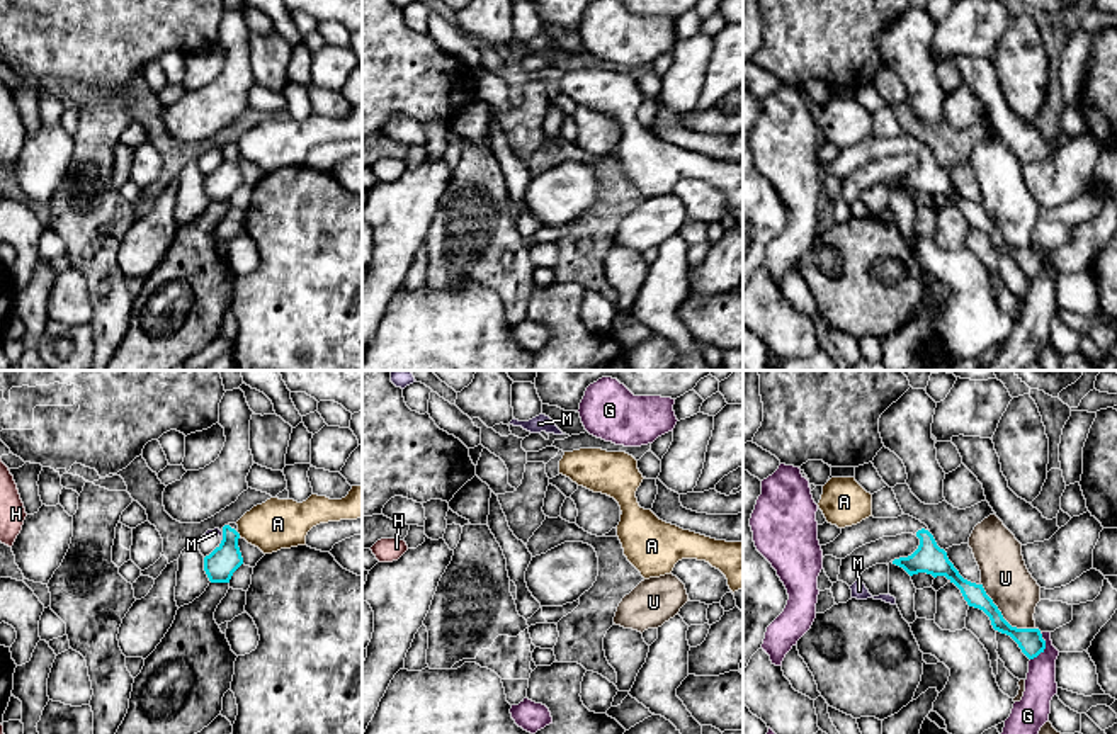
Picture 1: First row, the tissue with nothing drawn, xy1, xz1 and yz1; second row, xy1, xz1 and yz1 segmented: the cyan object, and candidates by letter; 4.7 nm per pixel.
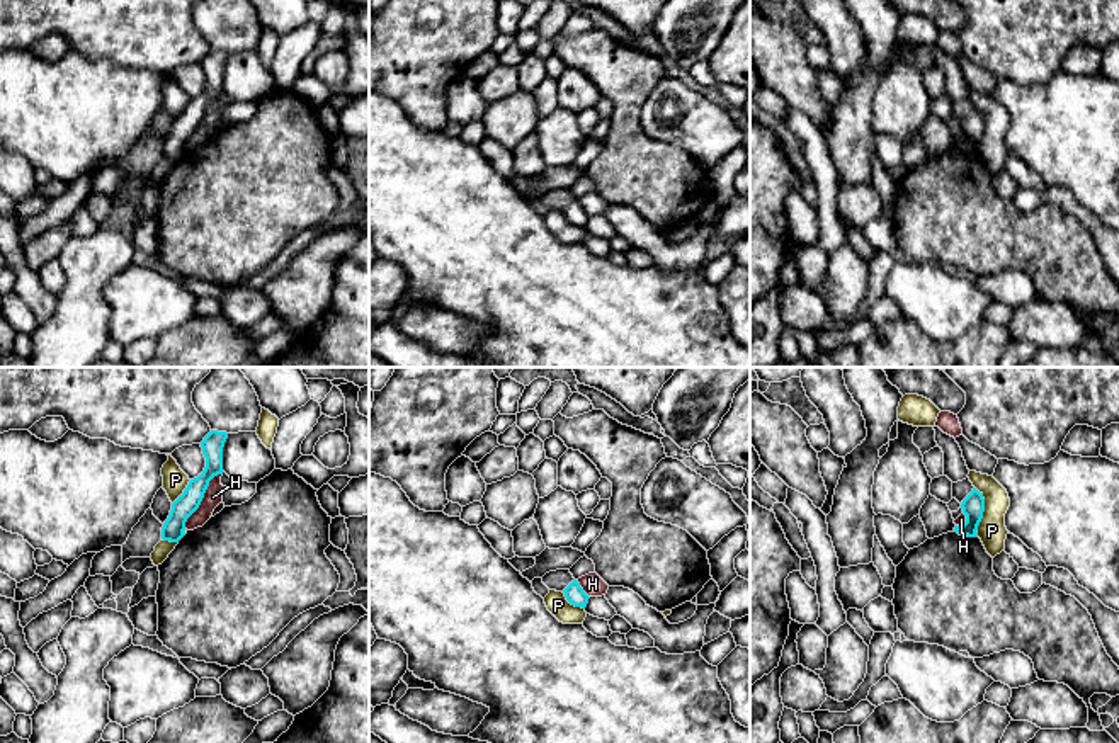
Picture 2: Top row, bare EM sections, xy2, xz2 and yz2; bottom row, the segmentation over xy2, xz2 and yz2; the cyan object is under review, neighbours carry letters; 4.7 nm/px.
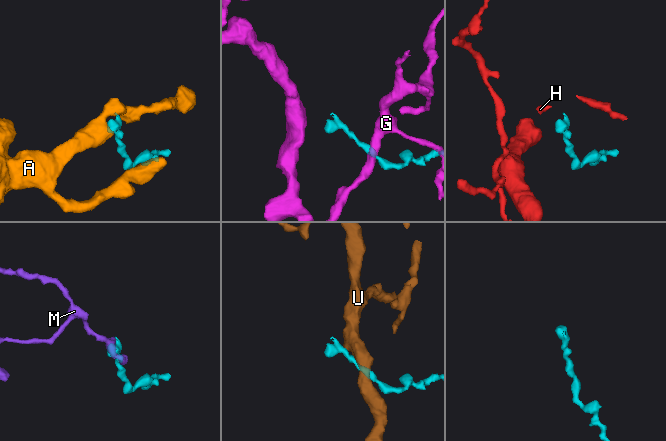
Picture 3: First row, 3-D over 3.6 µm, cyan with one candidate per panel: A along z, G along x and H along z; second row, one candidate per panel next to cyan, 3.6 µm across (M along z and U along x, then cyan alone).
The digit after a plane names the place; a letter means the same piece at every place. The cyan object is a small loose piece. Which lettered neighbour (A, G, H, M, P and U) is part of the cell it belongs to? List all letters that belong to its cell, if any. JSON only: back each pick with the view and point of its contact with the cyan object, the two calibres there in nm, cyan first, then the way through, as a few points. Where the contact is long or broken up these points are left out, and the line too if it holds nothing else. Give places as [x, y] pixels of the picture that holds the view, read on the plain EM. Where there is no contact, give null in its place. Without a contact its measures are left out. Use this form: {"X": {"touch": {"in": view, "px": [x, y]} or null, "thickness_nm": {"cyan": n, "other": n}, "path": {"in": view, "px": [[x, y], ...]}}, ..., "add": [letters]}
{"add": []}

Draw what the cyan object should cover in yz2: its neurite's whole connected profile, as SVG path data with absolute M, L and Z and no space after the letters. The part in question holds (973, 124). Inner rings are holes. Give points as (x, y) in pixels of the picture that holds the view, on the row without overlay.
M976 107L961 122L966 141L954 146L959 155L976 156L985 131L985 117Z

